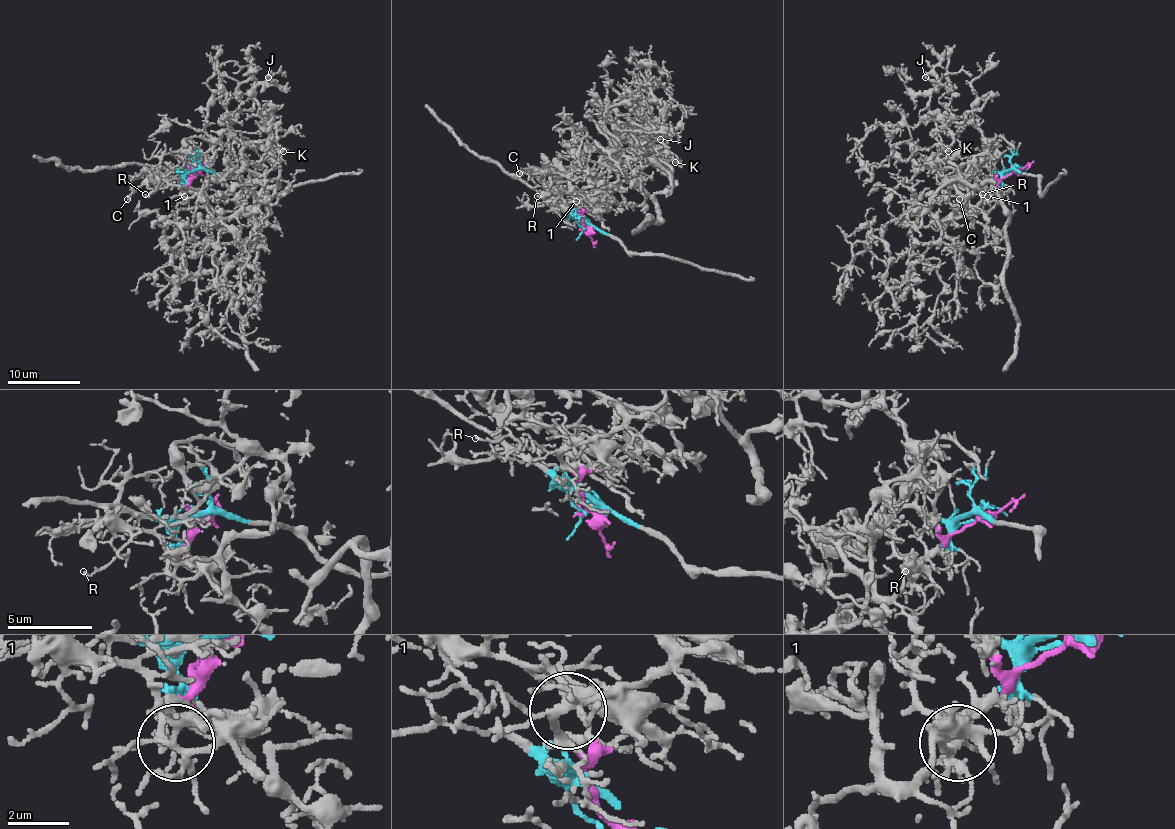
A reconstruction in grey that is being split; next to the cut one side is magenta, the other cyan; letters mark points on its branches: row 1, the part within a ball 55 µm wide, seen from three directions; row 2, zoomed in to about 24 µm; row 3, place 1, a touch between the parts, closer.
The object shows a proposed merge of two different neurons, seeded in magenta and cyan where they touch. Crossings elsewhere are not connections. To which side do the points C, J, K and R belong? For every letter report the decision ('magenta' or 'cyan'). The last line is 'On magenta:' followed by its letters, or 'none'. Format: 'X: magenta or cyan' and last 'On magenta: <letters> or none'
C: cyan
J: magenta
K: magenta
R: cyan
On magenta: J, K

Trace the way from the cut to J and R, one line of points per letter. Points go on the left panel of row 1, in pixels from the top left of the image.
J: (192, 168), (182, 194), (209, 205), (211, 179), (242, 197), (278, 183), (254, 97), (267, 77)
R: (192, 168), (185, 174), (172, 172), (156, 176), (151, 179), (158, 188), (145, 194)

